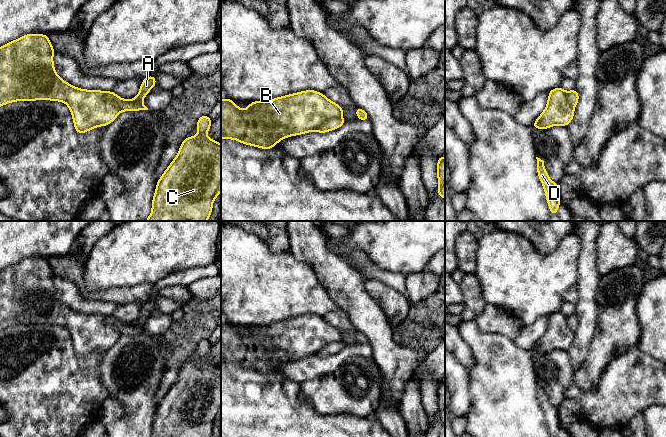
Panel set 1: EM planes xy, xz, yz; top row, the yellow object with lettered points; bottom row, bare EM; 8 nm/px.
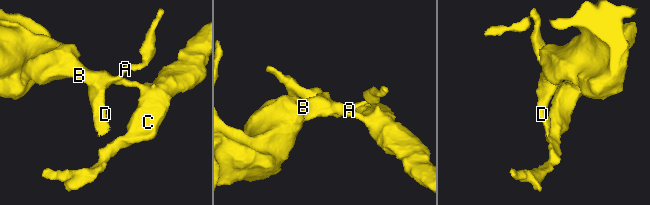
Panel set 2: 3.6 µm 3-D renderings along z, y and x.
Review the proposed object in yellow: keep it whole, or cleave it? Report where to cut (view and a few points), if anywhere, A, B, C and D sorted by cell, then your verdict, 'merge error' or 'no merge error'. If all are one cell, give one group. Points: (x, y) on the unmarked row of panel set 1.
cut xy (104, 316), (104, 321), (107, 324), (113, 325), (121, 334); groups A B D / C; merge error

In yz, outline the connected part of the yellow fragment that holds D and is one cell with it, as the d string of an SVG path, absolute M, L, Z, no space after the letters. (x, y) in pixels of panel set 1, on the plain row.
M537 383L537 397L545 414L545 420L549 429L550 437L557 437L560 429L559 409L549 403L546 393L544 392L544 385Z

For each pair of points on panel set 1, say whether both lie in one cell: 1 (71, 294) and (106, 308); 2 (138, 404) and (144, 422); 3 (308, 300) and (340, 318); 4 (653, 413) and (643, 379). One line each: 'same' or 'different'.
1: same
2: same
3: different
4: different

